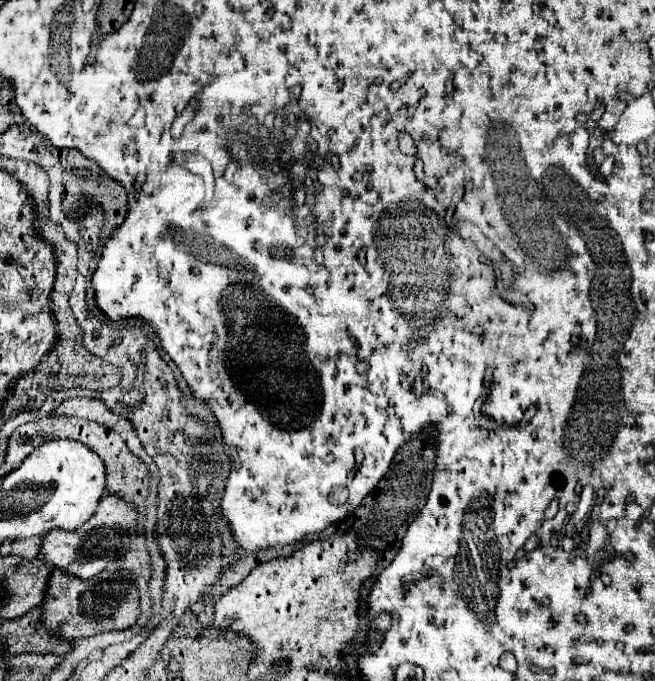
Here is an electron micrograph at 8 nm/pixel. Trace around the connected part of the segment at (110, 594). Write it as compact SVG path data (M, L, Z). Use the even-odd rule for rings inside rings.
M103 570L89 580L77 580L77 576L65 576L65 572L53 572L49 578L47 596L43 600L43 622L65 640L77 640L95 636L107 630L123 630L137 624L141 616L139 586L129 580L129 574L115 570Z

